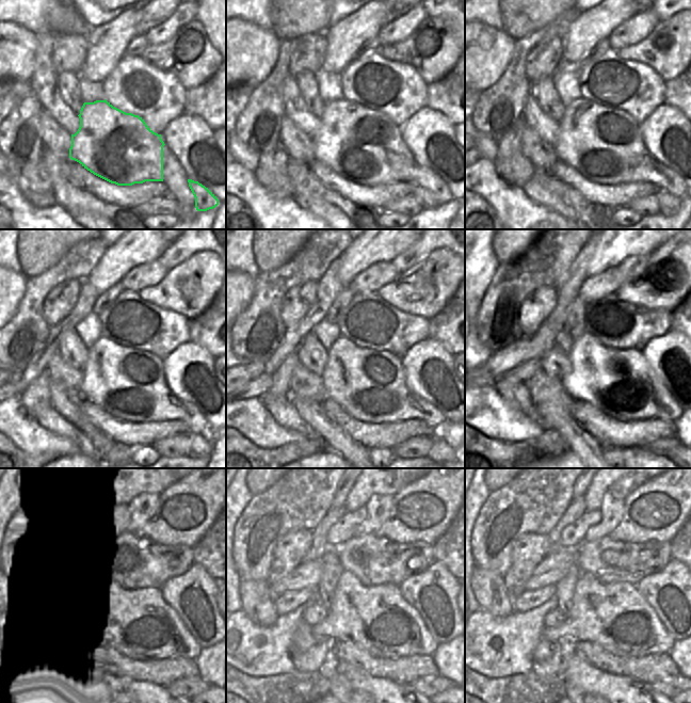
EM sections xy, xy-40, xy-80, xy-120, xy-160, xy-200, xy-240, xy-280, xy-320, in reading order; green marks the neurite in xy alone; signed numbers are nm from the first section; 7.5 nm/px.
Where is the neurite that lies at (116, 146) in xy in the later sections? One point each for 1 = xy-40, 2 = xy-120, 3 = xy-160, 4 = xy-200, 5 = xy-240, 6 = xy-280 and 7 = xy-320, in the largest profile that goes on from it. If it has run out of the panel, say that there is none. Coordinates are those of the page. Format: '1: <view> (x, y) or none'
1: xy-40 (363, 145)
2: xy-120 (129, 384)
3: xy-160 (370, 385)
4: xy-200 (620, 383)
5: xy-240 (140, 621)
6: xy-280 (378, 618)
7: xy-320 (615, 616)

